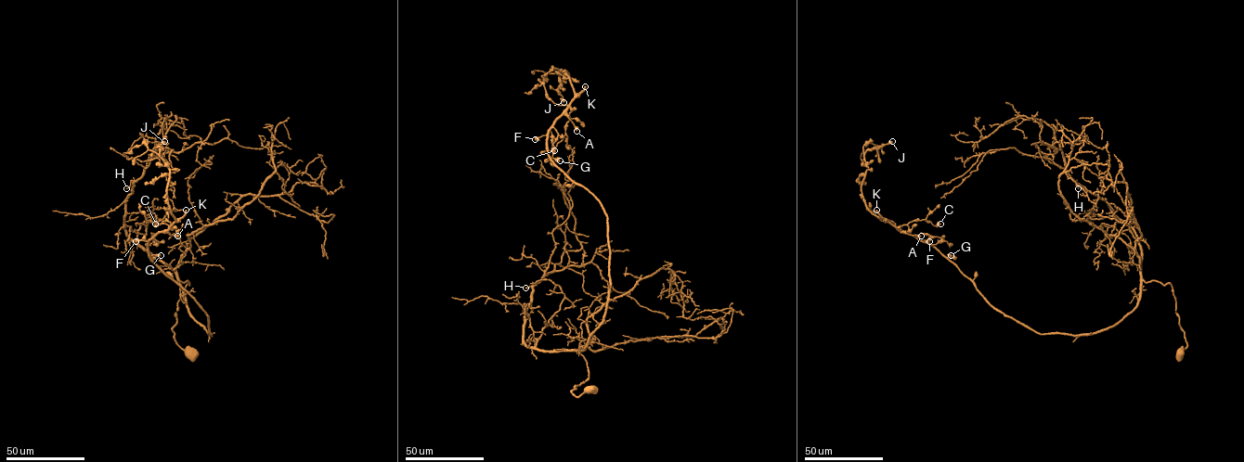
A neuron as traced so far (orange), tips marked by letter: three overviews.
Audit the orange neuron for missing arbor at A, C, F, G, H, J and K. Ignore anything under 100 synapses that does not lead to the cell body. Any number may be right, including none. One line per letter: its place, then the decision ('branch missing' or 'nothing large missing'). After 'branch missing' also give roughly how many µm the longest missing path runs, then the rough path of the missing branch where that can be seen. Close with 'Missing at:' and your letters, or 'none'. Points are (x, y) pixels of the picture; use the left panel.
A: place (177, 236); nothing large missing
C: place (155, 224); nothing large missing
F: place (136, 241); nothing large missing
G: place (161, 255); nothing large missing
H: place (126, 188); nothing large missing
J: place (164, 141); nothing large missing
K: place (186, 210); branch missing; missing 70 µm; course (186, 210), (192, 195), (194, 174), (200, 169), (195, 151), (188, 148)
Missing at: K

